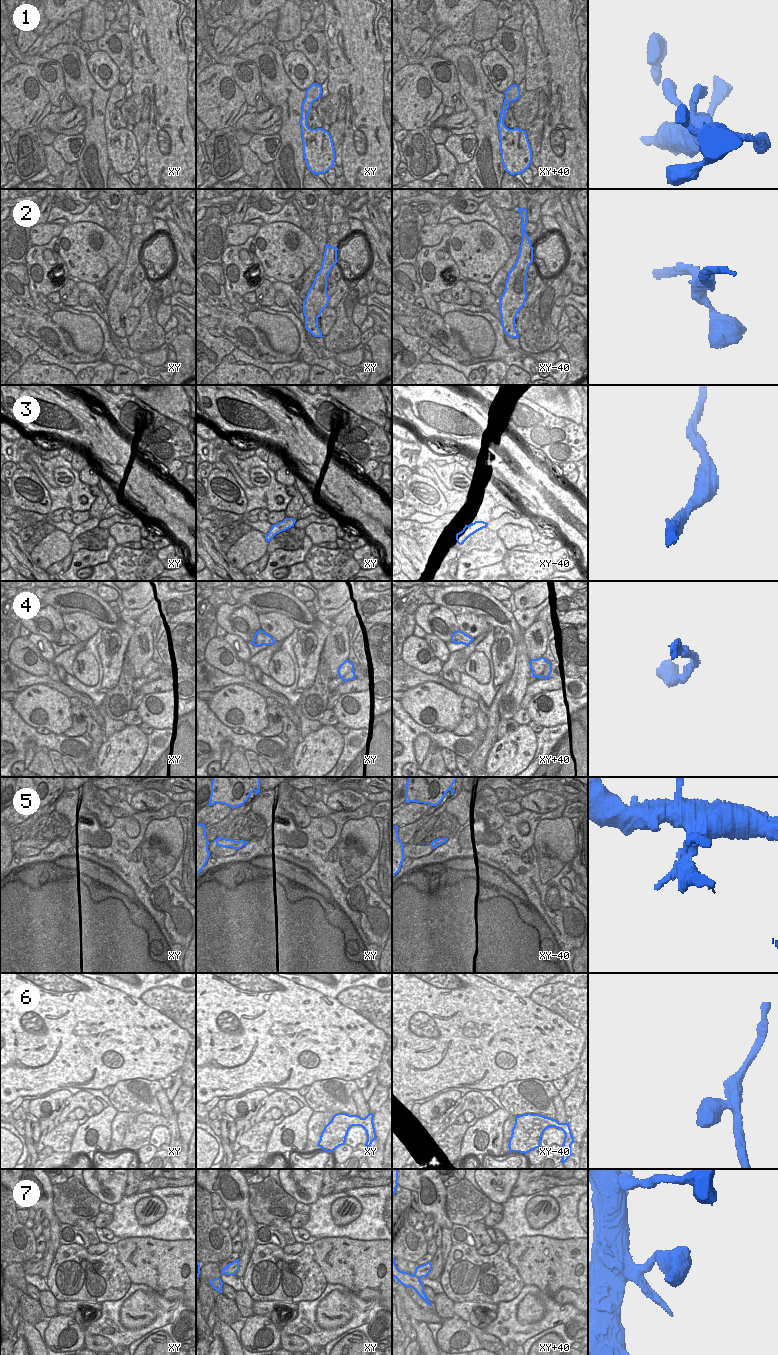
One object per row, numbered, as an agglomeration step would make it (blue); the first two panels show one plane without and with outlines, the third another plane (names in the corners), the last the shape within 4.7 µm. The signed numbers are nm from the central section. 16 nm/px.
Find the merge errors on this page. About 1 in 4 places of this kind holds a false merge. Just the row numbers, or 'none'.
none

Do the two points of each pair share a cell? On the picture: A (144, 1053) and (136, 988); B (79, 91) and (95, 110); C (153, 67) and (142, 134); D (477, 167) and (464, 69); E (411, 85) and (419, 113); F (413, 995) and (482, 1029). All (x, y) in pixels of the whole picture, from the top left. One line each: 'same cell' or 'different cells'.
A: different cells
B: same cell
C: different cells
D: same cell
E: same cell
F: same cell

